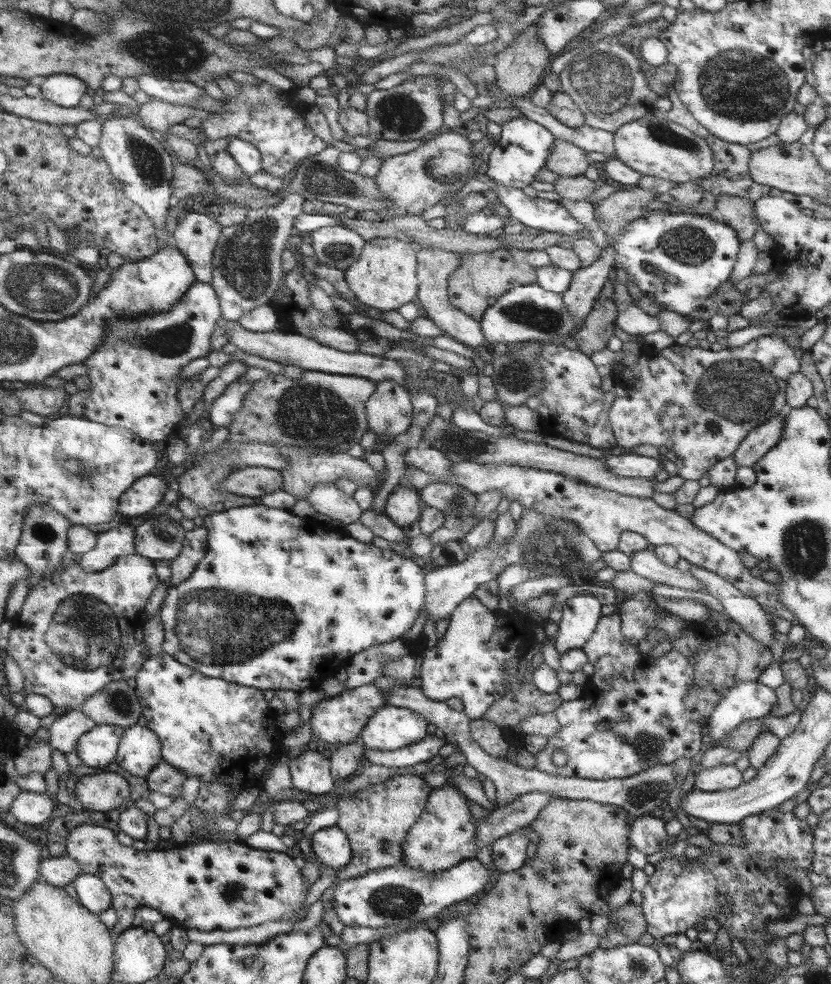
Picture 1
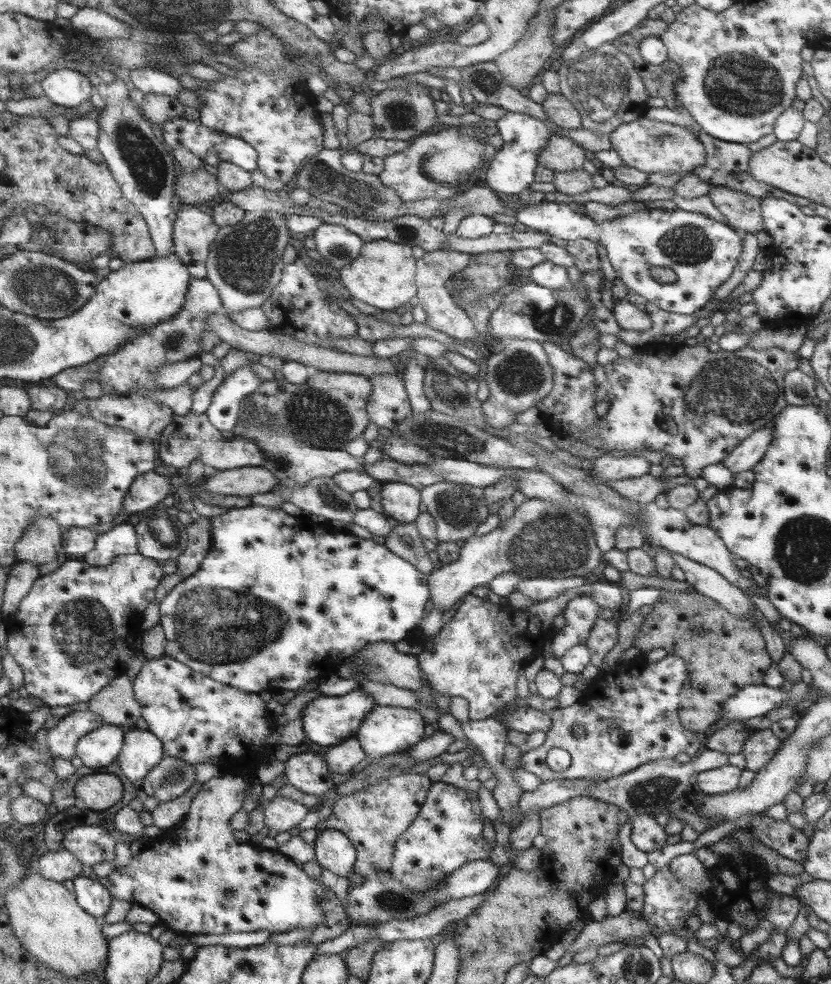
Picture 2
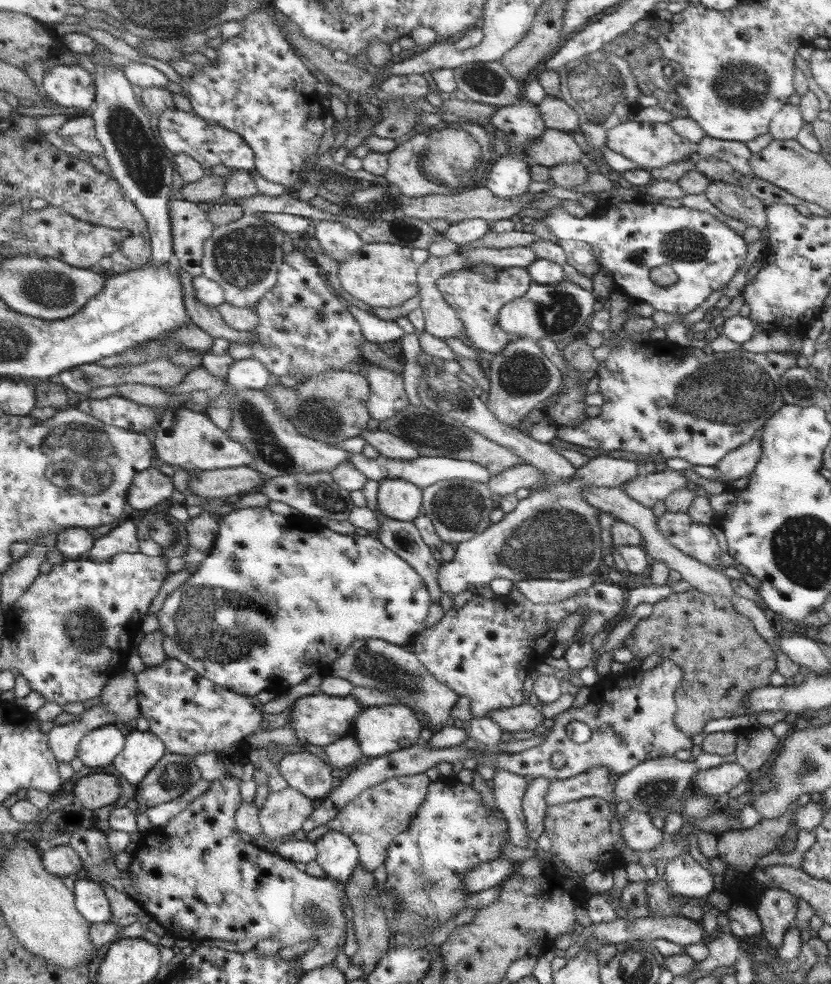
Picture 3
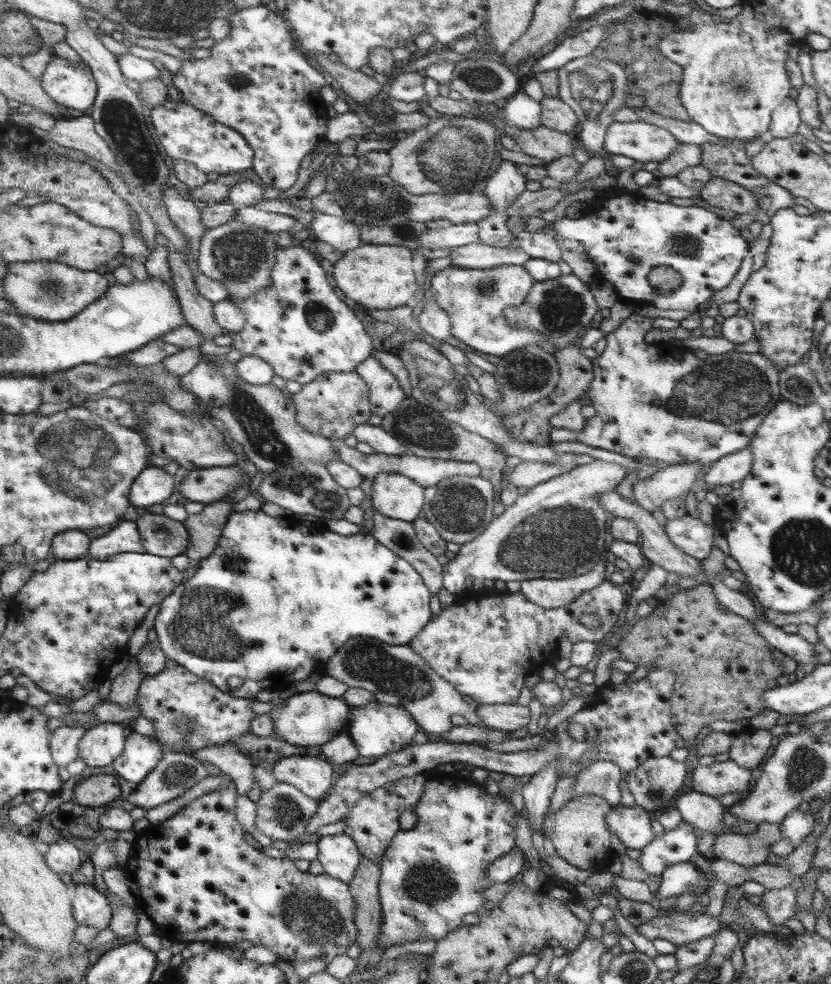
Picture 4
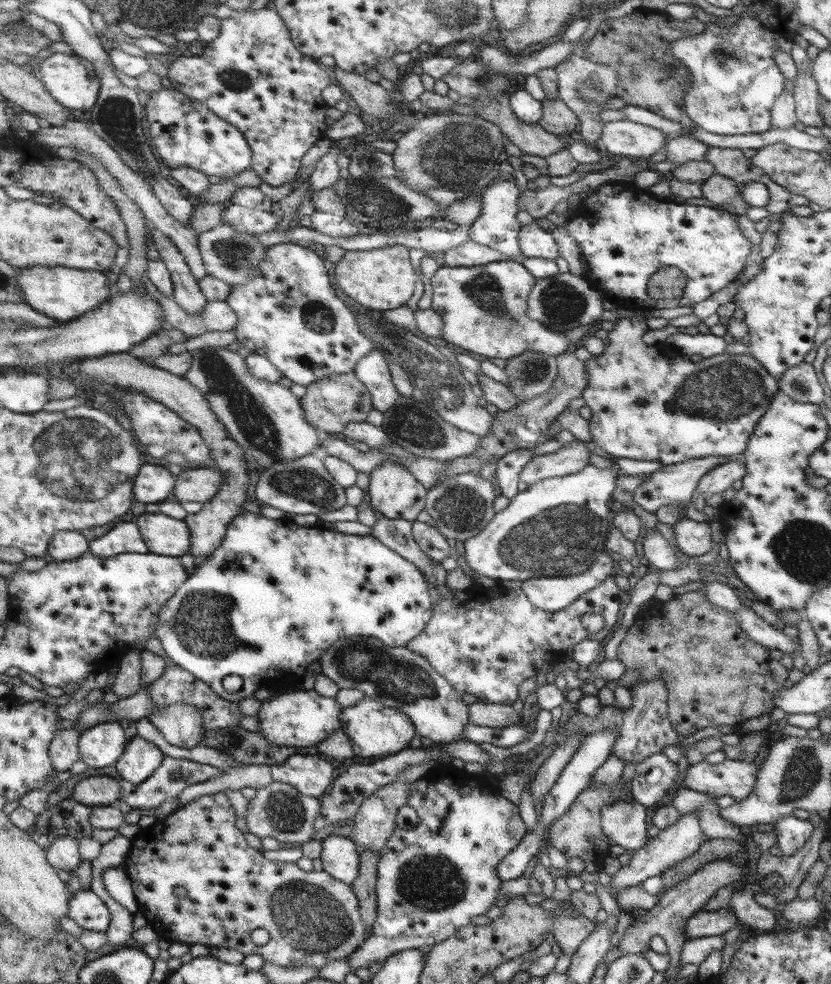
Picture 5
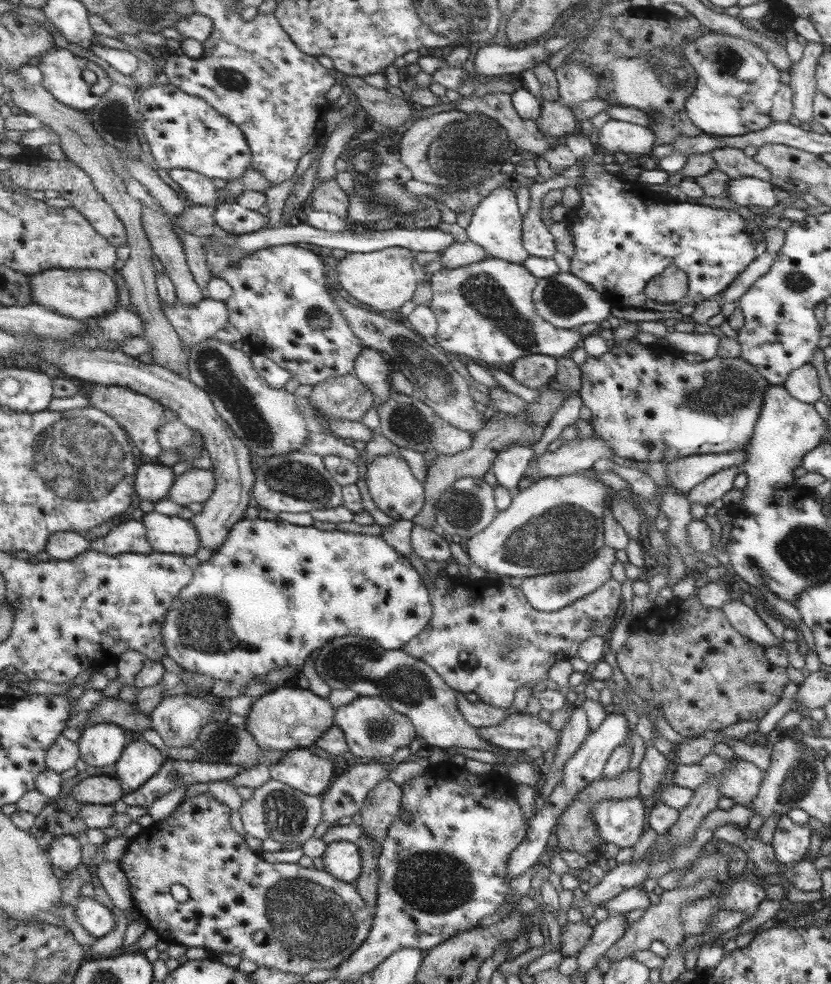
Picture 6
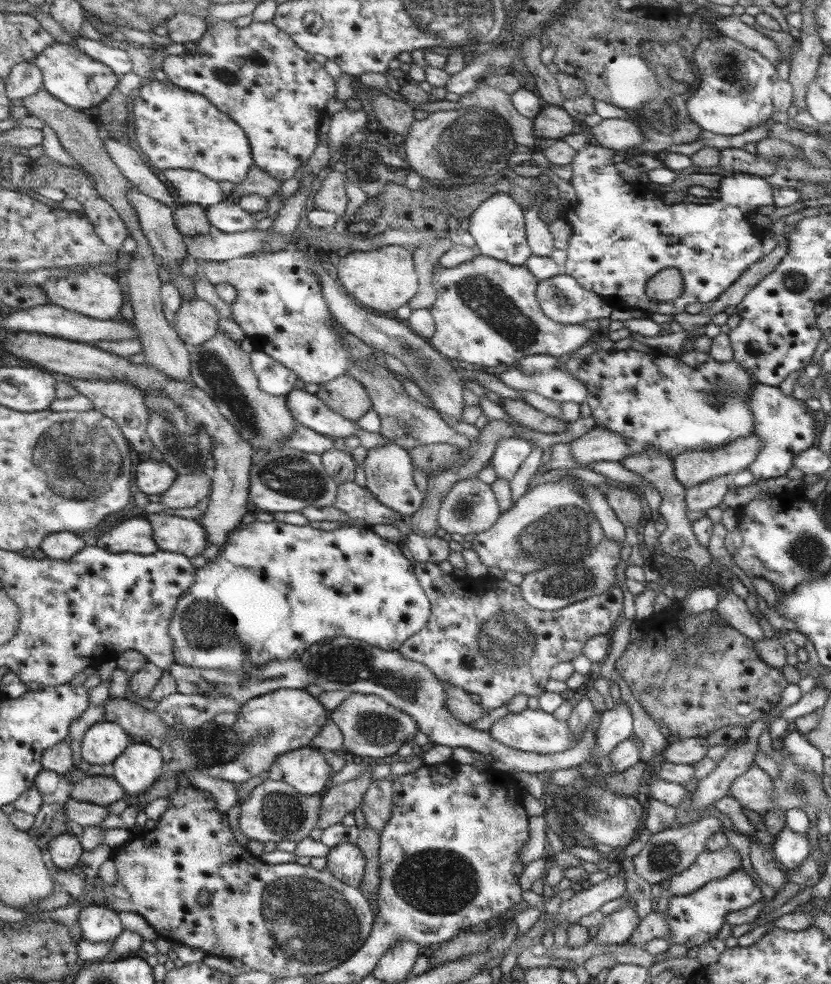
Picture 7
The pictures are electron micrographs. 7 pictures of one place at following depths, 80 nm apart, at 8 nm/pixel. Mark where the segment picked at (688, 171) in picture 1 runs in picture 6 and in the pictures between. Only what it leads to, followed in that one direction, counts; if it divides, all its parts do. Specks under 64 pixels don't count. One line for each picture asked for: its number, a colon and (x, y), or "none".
2: (651, 146)
3: (651, 146)
4: (642, 141)
5: (631, 140)
6: (627, 139)

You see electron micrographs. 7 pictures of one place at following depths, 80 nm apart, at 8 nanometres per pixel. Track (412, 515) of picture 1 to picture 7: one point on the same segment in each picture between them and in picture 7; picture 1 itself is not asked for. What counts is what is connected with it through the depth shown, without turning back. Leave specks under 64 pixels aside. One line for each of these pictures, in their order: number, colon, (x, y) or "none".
2: (401, 503)
3: (397, 499)
4: (396, 496)
5: (394, 491)
6: (393, 487)
7: (389, 473)

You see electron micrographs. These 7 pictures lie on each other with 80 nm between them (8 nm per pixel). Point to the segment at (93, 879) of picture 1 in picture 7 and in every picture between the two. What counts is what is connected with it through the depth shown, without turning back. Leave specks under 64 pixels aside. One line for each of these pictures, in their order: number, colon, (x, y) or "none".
2: (97, 899)
3: (93, 903)
4: (92, 908)
5: (88, 909)
6: (99, 920)
7: (99, 924)

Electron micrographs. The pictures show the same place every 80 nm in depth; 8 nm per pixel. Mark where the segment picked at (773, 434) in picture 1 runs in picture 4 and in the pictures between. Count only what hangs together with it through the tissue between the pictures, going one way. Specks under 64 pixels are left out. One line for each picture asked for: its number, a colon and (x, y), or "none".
2: (750, 452)
3: (741, 462)
4: (735, 467)

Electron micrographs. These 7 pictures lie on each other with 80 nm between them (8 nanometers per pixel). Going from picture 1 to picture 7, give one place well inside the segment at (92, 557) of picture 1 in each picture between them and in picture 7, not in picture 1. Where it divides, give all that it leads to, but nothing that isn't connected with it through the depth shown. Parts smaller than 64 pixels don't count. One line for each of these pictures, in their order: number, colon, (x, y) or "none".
2: (123, 540)
3: (122, 539)
4: (127, 538)
5: (125, 538)
6: (132, 537)
7: (136, 535)

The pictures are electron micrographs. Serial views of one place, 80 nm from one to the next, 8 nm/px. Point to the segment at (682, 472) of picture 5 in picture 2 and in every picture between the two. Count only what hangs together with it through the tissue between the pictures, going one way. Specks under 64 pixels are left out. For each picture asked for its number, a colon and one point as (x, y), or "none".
2: (645, 489)
3: (647, 489)
4: (665, 485)

